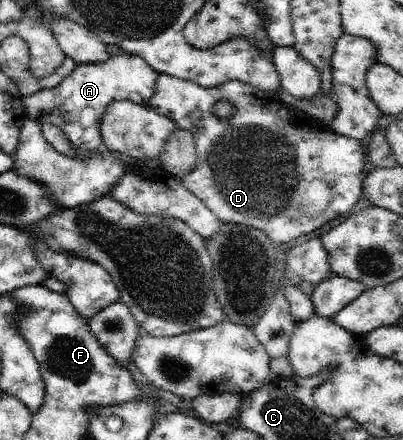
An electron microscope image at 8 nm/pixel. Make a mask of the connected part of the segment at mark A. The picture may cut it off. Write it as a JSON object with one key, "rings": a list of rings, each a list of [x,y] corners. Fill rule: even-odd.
{"rings":[[[120,54],[108,61],[78,63],[68,77],[55,88],[43,89],[24,100],[27,119],[40,124],[54,124],[67,131],[70,145],[76,155],[90,157],[103,148],[100,135],[100,122],[105,109],[115,101],[131,101],[135,104],[149,105],[154,95],[158,74],[135,55]]]}

